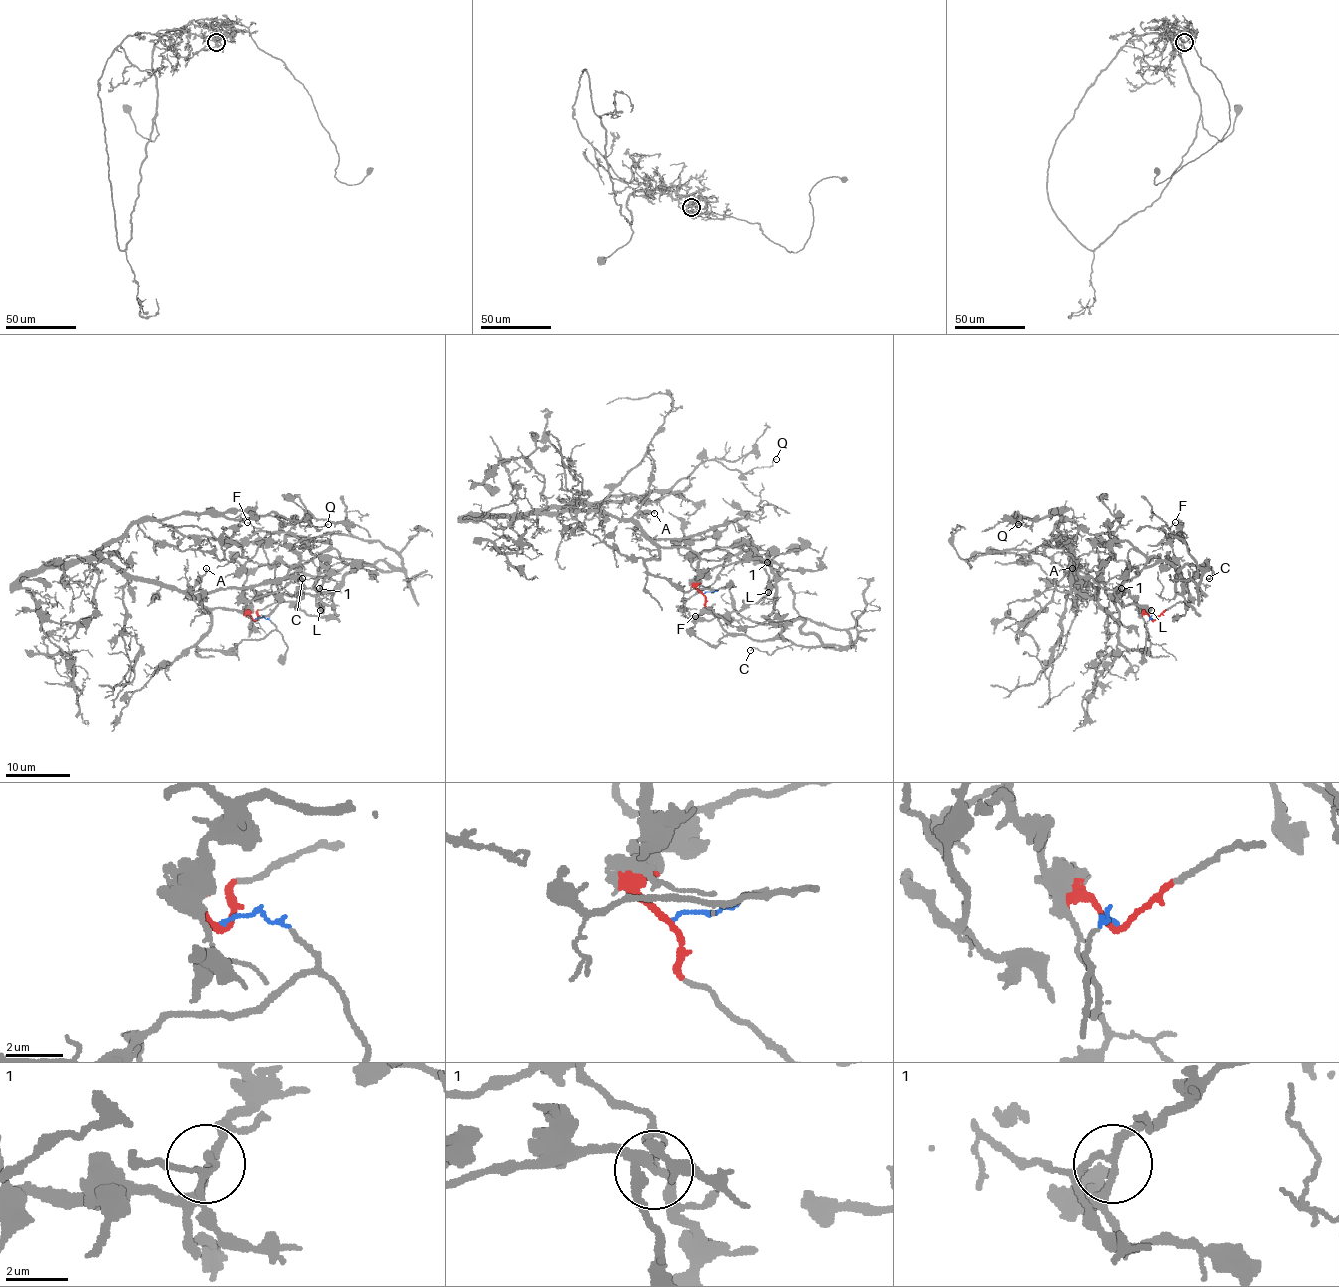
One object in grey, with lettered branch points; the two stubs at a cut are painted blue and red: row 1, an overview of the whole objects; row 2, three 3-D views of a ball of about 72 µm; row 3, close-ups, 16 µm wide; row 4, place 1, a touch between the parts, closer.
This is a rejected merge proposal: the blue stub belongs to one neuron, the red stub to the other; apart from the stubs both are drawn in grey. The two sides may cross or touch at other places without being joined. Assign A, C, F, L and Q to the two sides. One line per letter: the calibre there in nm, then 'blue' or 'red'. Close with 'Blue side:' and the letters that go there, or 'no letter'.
A: 150 nm | blue
C: 110 nm | red
F: 120 nm | red
L: 500 nm | red
Q: 120 nm | blue
Blue side: A, Q

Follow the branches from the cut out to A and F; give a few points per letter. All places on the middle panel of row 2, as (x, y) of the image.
A: (703, 594), (724, 588), (682, 591), (647, 567), (658, 548), (636, 517), (654, 513)
F: (703, 594), (697, 580), (713, 567), (764, 559), (775, 575), (766, 594), (740, 610), (695, 615)

